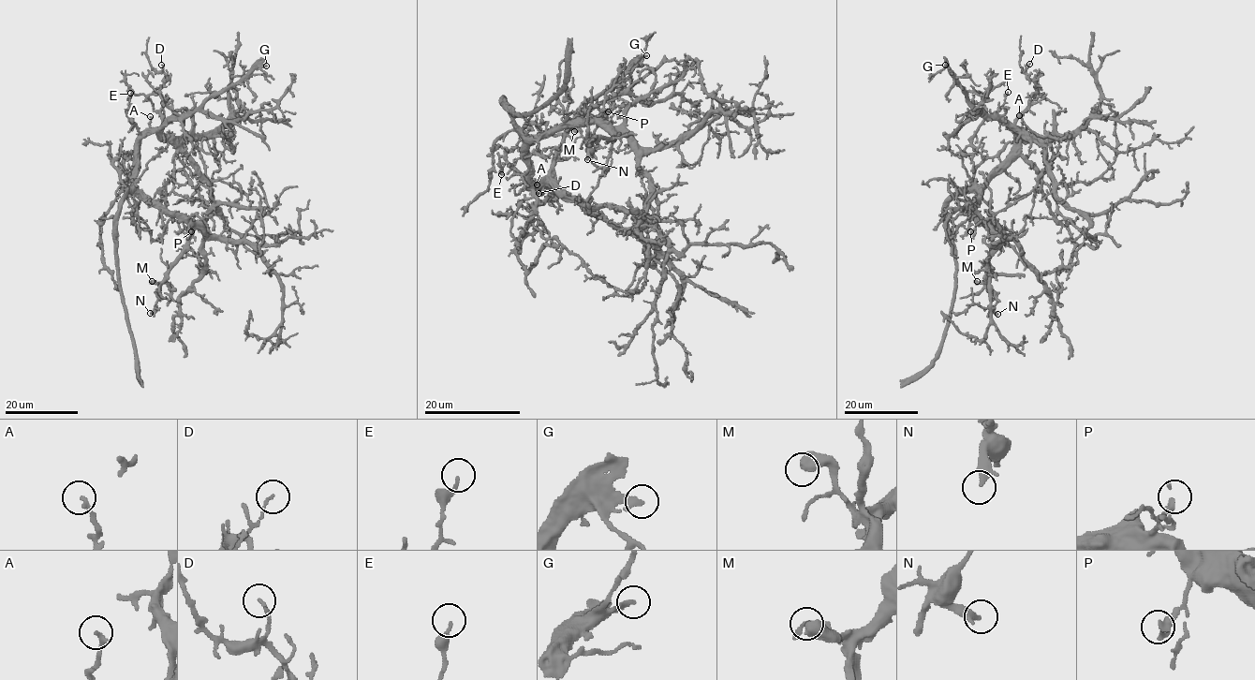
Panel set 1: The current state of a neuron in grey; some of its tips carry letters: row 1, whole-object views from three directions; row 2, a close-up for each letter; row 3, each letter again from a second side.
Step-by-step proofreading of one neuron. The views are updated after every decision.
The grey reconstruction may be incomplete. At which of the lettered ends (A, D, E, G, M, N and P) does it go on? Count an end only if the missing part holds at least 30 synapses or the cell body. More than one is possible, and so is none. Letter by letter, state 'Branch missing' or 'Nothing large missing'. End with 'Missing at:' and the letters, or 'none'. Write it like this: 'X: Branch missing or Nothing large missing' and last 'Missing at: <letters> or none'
A: Nothing large missing
D: Nothing large missing
E: Nothing large missing
G: Nothing large missing
M: Nothing large missing
N: Nothing large missing
P: Nothing large missing
Missing at: none

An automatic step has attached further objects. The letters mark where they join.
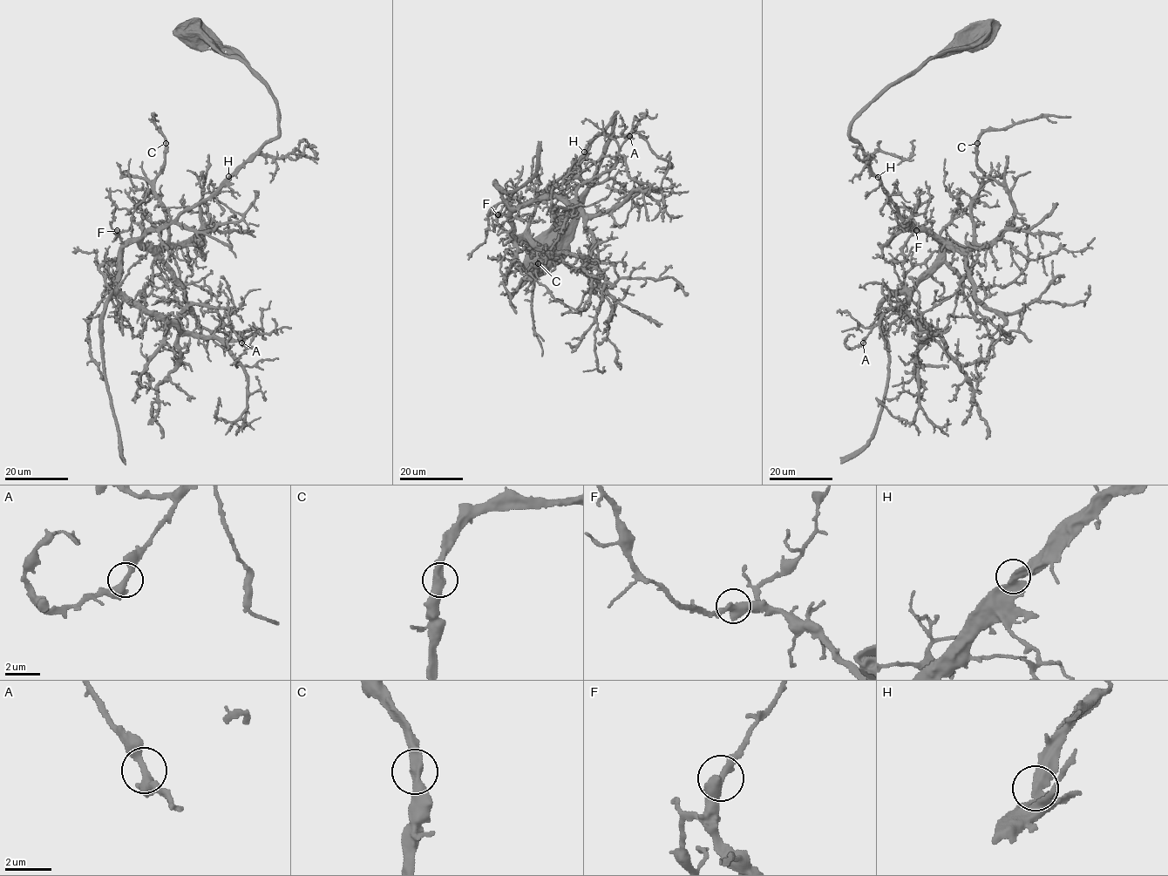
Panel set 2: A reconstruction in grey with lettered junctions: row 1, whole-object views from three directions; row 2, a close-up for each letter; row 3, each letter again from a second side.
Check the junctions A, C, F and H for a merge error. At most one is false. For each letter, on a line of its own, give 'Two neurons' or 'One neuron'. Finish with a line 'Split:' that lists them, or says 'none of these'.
A: One neuron
C: One neuron
F: One neuron
H: One neuron
Split: none of these

